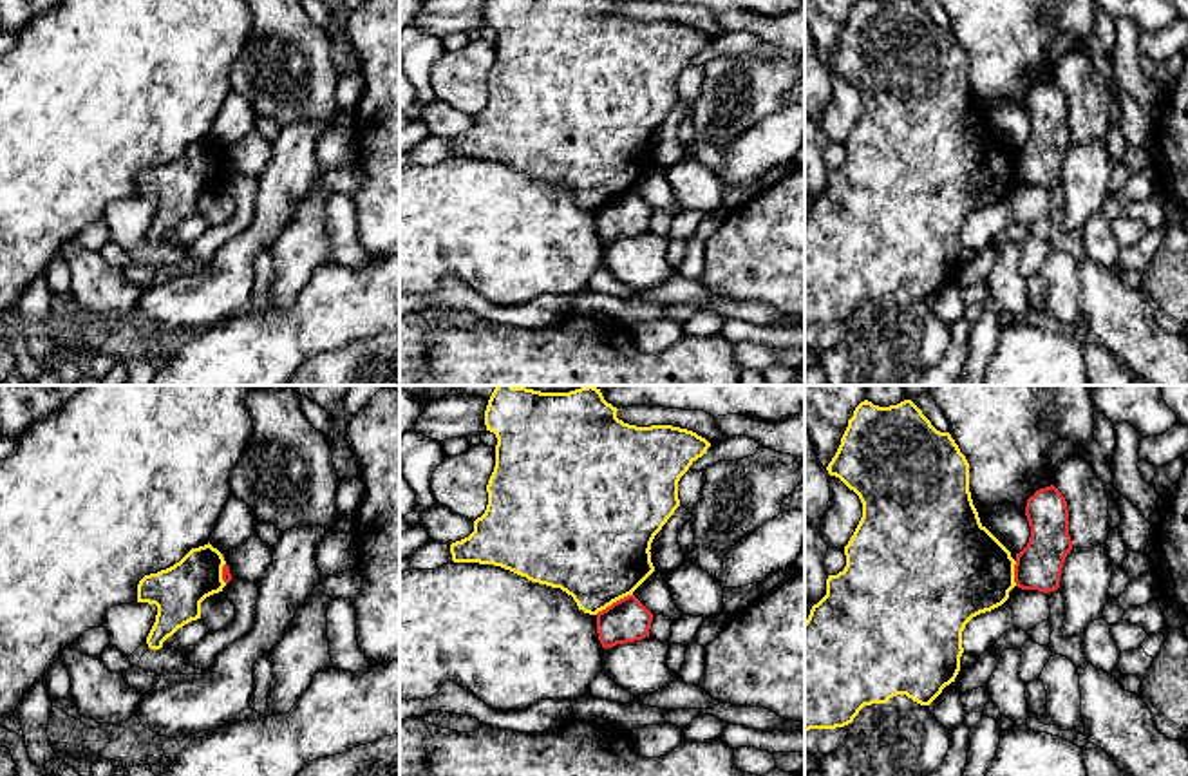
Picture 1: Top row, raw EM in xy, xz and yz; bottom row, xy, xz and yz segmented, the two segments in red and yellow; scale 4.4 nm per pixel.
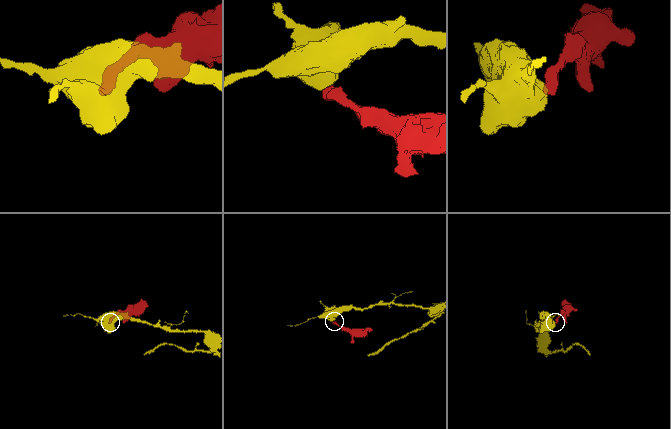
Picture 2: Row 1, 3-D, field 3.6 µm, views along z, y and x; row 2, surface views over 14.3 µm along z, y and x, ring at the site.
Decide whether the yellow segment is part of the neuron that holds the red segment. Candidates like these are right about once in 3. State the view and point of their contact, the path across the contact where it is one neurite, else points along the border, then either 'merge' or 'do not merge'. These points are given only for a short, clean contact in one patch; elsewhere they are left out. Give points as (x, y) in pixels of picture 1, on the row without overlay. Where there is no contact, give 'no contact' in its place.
contact xz (613, 198); border xz (631, 189), (595, 208); do not merge

